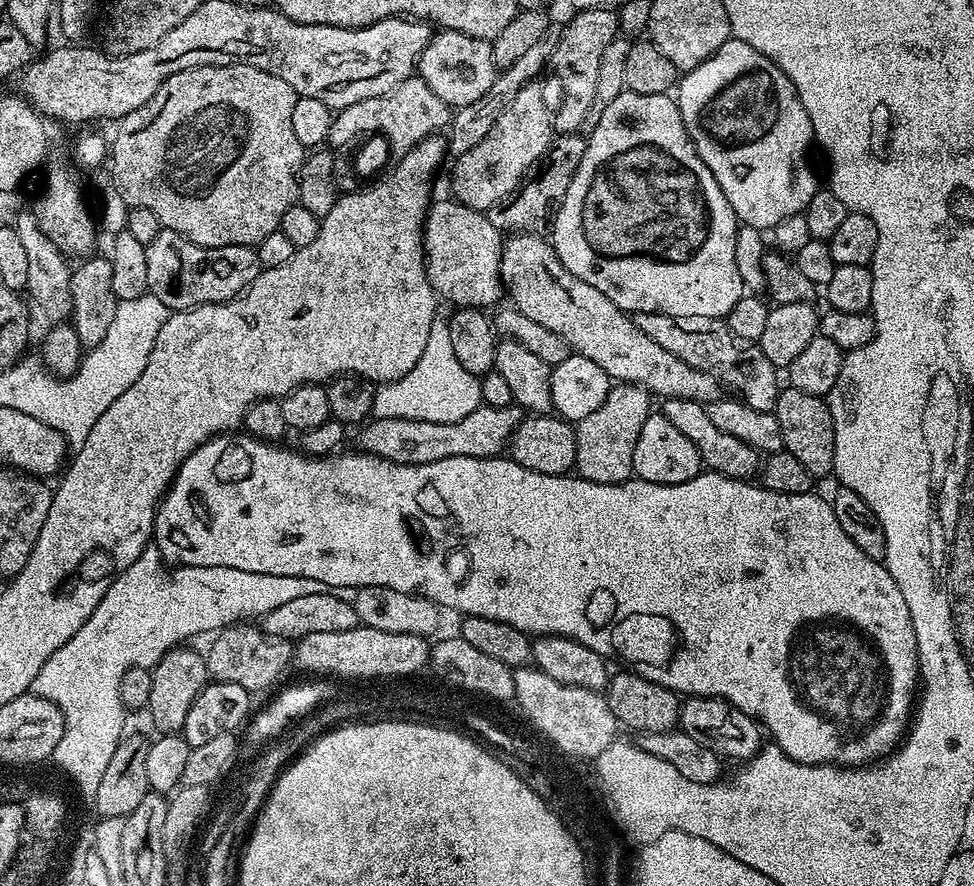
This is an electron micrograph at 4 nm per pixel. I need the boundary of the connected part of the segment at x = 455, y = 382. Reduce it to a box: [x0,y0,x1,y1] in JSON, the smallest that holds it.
[371,318,480,422]

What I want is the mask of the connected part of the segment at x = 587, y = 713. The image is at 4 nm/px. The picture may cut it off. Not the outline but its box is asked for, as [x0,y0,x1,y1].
[512,666,618,754]

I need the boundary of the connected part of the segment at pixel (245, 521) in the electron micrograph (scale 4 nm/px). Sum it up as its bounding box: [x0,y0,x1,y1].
[154,434,920,766]

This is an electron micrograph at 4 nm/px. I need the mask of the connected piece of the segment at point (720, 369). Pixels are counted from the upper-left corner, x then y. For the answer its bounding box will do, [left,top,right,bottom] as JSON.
[634,312,782,411]

